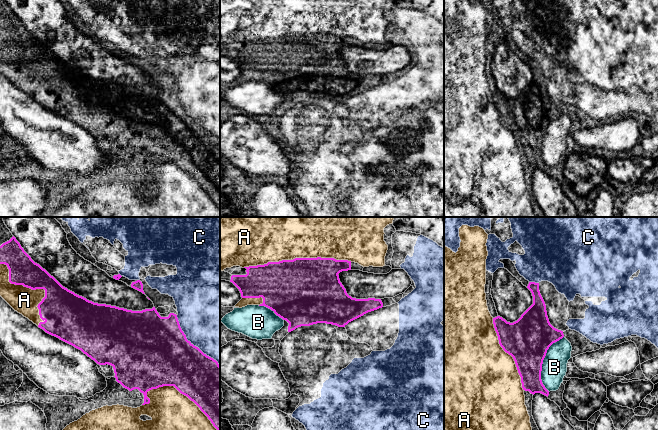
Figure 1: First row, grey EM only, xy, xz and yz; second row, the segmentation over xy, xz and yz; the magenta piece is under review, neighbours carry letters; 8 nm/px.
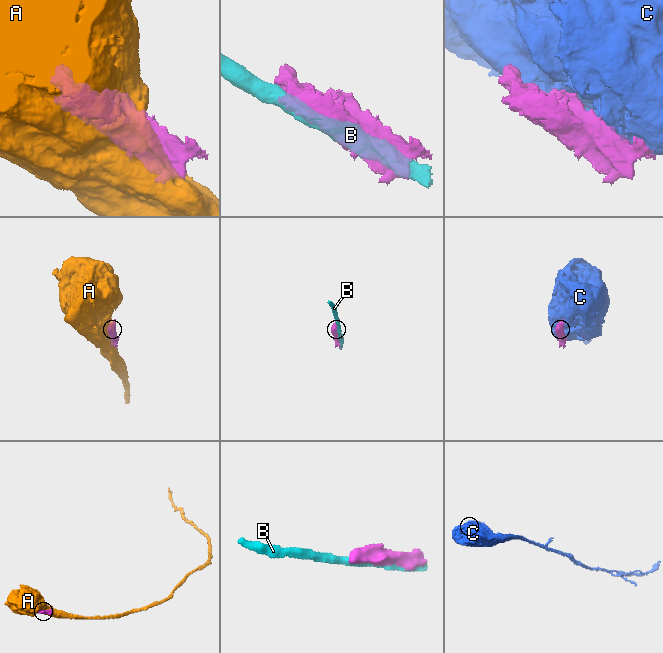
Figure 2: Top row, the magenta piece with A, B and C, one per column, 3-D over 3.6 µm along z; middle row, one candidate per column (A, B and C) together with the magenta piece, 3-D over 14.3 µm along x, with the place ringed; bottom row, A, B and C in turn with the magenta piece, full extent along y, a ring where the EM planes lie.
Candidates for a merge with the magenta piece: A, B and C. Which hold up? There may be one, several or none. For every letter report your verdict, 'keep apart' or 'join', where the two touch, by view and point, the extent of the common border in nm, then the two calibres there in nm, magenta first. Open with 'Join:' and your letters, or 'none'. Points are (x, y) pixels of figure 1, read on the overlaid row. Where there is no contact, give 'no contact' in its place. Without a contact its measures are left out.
Join: none
A: keep apart; contact xz (297, 258); length 850 nm; calibres 500 and 500 nm
B: keep apart; contact yz (542, 362); length 460 nm; calibres 360 and 200 nm
C: keep apart; contact xy (192, 344); length 550 nm; calibres 460 and 500 nm

